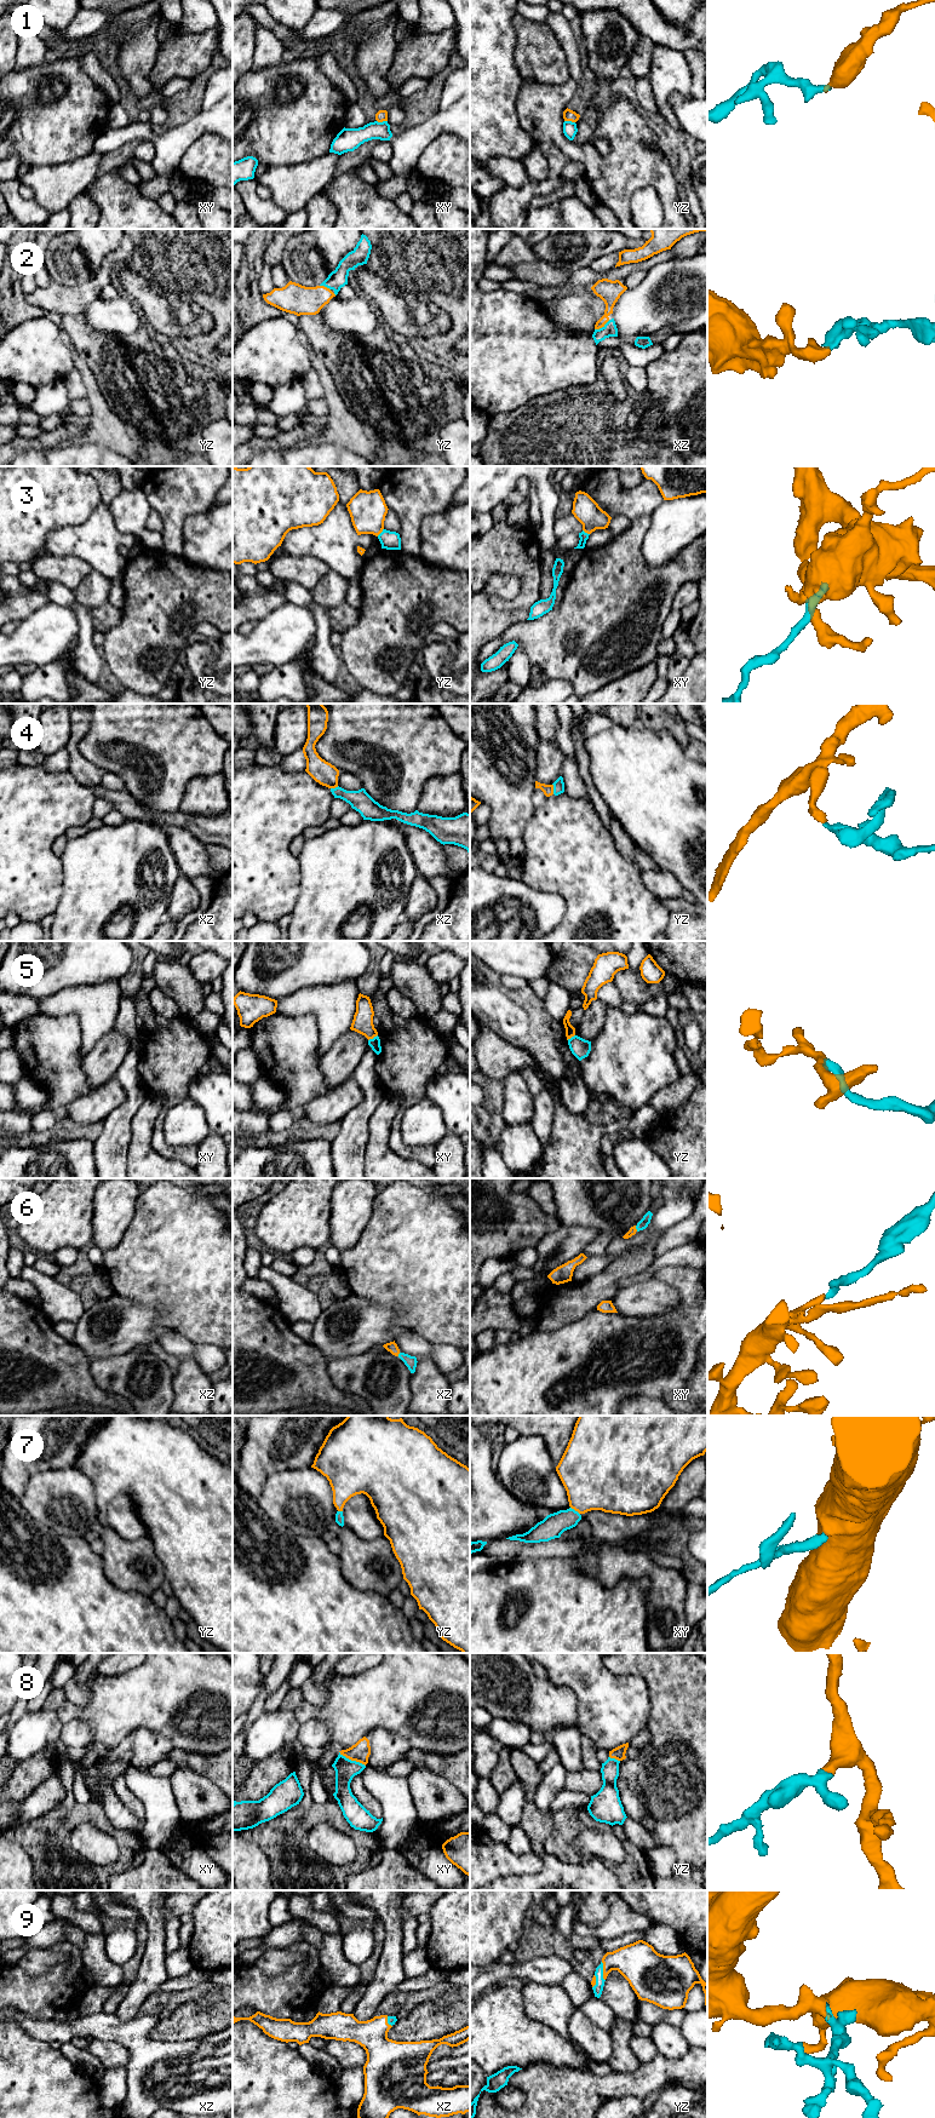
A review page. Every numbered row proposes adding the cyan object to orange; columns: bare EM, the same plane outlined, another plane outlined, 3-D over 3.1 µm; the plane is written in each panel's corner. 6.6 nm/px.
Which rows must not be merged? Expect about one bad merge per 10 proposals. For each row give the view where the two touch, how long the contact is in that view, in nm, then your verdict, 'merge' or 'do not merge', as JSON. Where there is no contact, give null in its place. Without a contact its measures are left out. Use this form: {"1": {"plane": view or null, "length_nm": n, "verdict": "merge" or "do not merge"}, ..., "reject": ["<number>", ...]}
{"1": {"plane": "xy", "length_nm": 70, "verdict": "do not merge"}, "2": {"plane": "xz", "length_nm": 120, "verdict": "merge"}, "3": {"plane": "yz", "length_nm": 70, "verdict": "merge"}, "4": {"plane": "yz", "length_nm": 70, "verdict": "merge"}, "5": {"plane": "xy", "length_nm": 80, "verdict": "do not merge"}, "6": {"plane": "xy", "length_nm": 40, "verdict": "merge"}, "7": {"plane": "xy", "length_nm": 80, "verdict": "merge"}, "8": {"plane": "xy", "length_nm": 200, "verdict": "merge"}, "9": {"plane": "yz", "length_nm": 130, "verdict": "merge"}, "reject": ["1", "5"]}

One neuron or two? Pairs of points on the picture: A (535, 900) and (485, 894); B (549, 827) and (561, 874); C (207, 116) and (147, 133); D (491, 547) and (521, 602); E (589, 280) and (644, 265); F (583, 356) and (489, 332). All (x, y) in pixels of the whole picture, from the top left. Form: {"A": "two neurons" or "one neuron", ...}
{"A": "one neuron", "B": "one neuron", "C": "one neuron", "D": "one neuron", "E": "one neuron", "F": "one neuron"}

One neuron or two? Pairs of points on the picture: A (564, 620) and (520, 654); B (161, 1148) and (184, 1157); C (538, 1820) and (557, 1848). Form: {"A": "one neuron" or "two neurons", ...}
{"A": "two neurons", "B": "one neuron", "C": "two neurons"}

